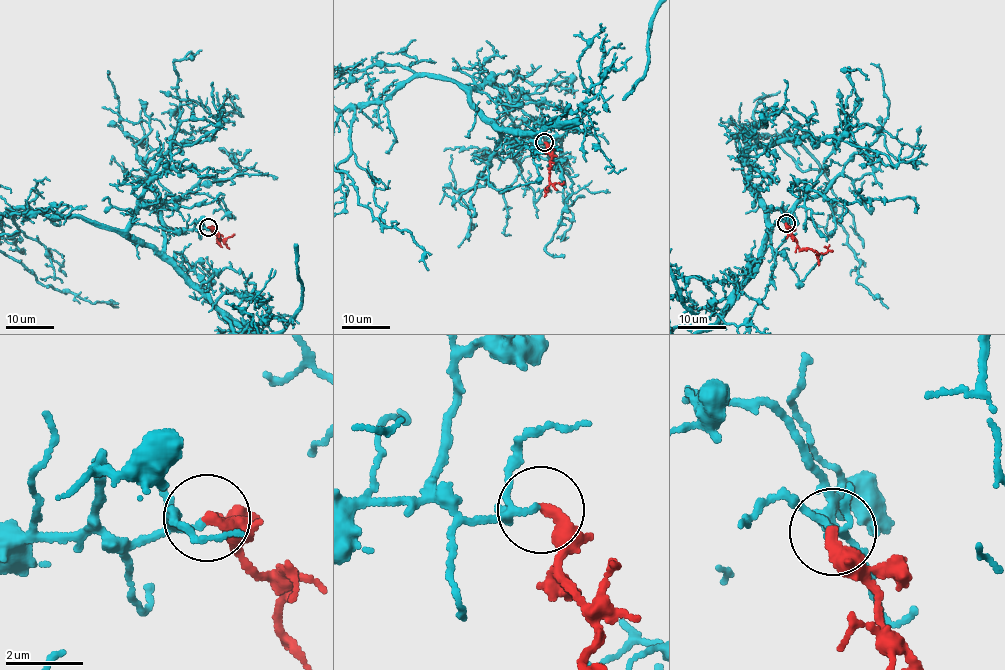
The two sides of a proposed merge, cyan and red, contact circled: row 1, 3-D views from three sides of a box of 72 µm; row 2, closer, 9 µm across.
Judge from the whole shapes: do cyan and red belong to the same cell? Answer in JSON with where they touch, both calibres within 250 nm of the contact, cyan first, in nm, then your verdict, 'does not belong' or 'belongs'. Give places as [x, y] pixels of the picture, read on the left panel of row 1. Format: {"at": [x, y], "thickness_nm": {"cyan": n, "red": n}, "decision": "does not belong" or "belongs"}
{"at": [208, 227], "thickness_nm": {"cyan": 120, "red": 320}, "decision": "belongs"}

